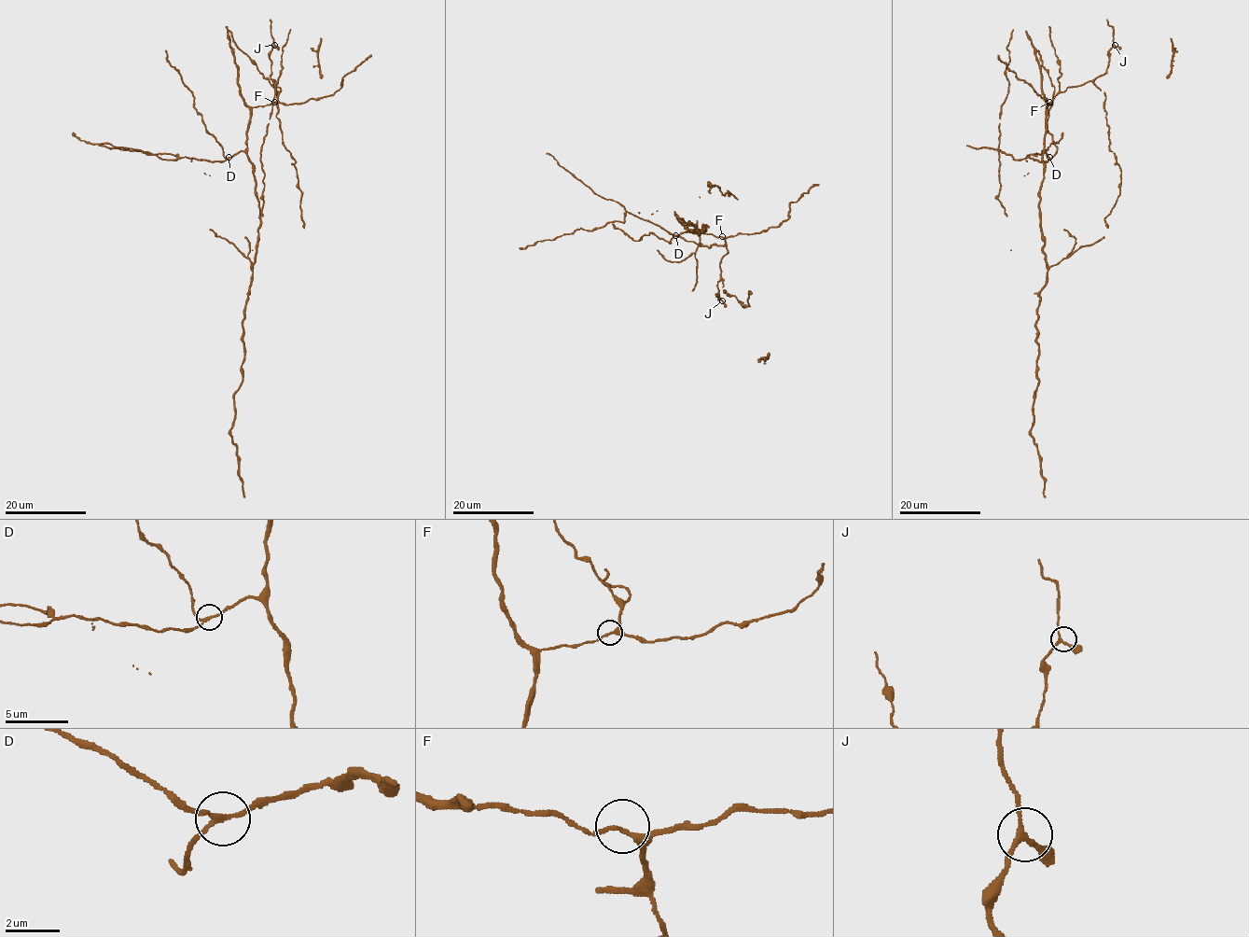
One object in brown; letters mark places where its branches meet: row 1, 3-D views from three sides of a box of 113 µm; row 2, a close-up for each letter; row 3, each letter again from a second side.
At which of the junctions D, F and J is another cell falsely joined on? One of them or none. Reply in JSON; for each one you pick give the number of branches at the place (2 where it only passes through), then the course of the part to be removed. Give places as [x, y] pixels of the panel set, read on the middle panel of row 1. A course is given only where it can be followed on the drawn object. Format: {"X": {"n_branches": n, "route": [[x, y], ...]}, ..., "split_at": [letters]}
{"split_at": []}

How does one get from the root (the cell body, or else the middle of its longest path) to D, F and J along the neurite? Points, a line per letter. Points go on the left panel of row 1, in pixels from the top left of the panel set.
D: (255, 187), (254, 164), (248, 156), (238, 151), (228, 158)
F: (255, 187), (254, 164), (247, 155), (250, 110), (274, 102)
J: (255, 187), (248, 122), (253, 106), (270, 104), (281, 90), (270, 78), (274, 45)

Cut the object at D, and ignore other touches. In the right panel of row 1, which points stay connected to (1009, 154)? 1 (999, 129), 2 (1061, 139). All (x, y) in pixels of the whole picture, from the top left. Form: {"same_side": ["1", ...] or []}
{"same_side": ["2"]}

